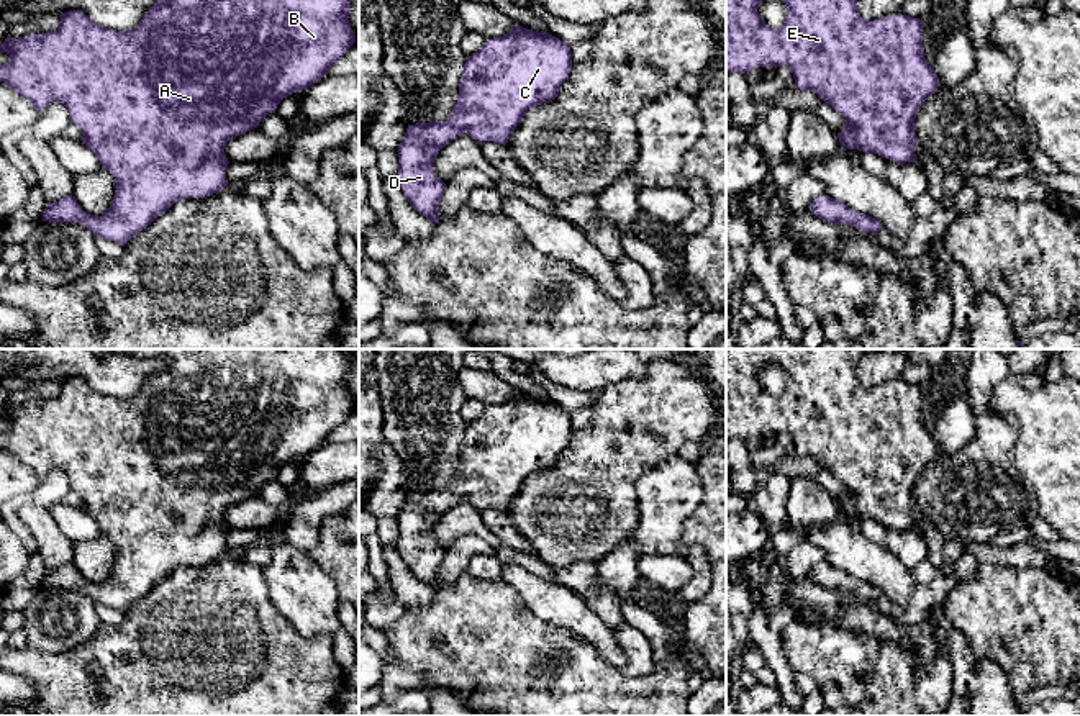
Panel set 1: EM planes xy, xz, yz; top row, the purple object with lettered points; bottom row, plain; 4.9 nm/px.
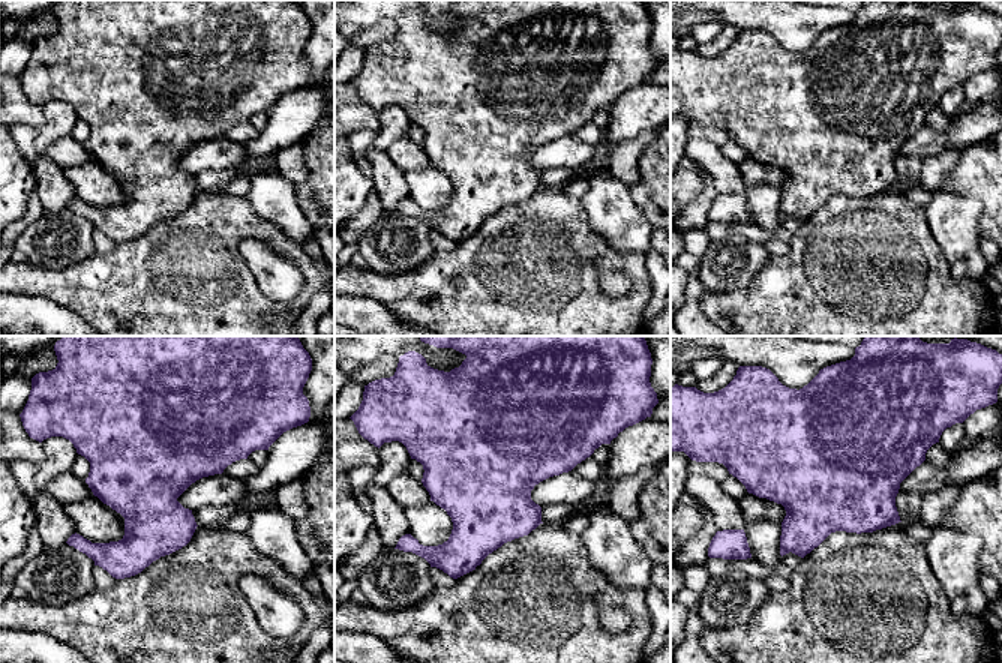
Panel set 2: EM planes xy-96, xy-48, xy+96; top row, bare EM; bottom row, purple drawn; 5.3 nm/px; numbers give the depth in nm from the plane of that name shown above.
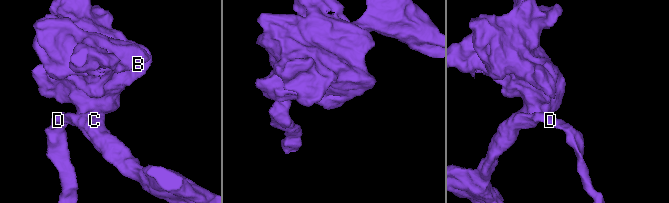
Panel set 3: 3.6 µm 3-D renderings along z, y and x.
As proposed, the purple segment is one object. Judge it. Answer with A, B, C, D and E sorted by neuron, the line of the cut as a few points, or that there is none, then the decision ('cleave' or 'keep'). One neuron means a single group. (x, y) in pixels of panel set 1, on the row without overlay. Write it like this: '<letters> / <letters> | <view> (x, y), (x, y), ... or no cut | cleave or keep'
A B C D E | no cut | keep

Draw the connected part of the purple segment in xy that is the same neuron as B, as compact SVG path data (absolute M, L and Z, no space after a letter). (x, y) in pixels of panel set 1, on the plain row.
M92 349L95 354L123 352L138 359L156 359L161 365L147 377L134 397L116 398L103 395L79 377L61 380L61 393L56 398L29 401L20 406L7 405L0 419L7 419L10 428L0 433L0 449L25 464L34 475L43 478L52 469L61 469L70 482L70 490L82 496L82 510L98 524L102 536L108 537L116 549L111 573L102 582L87 582L77 567L69 562L56 570L48 570L41 588L79 590L88 595L97 605L105 605L125 613L131 605L146 596L157 583L166 580L182 565L205 565L225 554L226 534L229 528L225 513L234 503L244 501L259 493L262 485L277 477L277 472L292 460L303 459L321 447L331 433L356 410L356 401L349 390L351 356L341 349Z

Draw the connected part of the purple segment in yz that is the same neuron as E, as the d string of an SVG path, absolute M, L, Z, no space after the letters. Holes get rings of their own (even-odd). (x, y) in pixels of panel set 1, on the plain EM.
M726 349L726 441L787 433L796 455L816 460L846 485L844 496L837 500L841 518L874 519L896 531L916 529L914 485L941 451L924 424L919 385L898 380L869 388L859 382L857 357L867 351L870 349ZM767 364L778 364L787 374L787 385L778 397L770 395L757 378Z

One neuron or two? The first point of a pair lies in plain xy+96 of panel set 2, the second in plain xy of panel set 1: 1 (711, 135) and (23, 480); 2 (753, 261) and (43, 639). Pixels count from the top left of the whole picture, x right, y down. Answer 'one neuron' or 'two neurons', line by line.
1: two neurons
2: one neuron

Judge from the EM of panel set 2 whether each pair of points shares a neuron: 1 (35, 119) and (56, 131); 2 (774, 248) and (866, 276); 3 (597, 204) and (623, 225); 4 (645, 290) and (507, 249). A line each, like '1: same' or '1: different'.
1: different
2: different
3: same
4: same

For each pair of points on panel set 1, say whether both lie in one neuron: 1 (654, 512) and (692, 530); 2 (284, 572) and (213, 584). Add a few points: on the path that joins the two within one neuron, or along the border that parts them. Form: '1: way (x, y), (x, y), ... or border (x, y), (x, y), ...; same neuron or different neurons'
1: border (702, 492), (702, 502), (684, 526), (680, 552); different neurons
2: border (261, 569), (269, 598), (279, 610); different neurons

